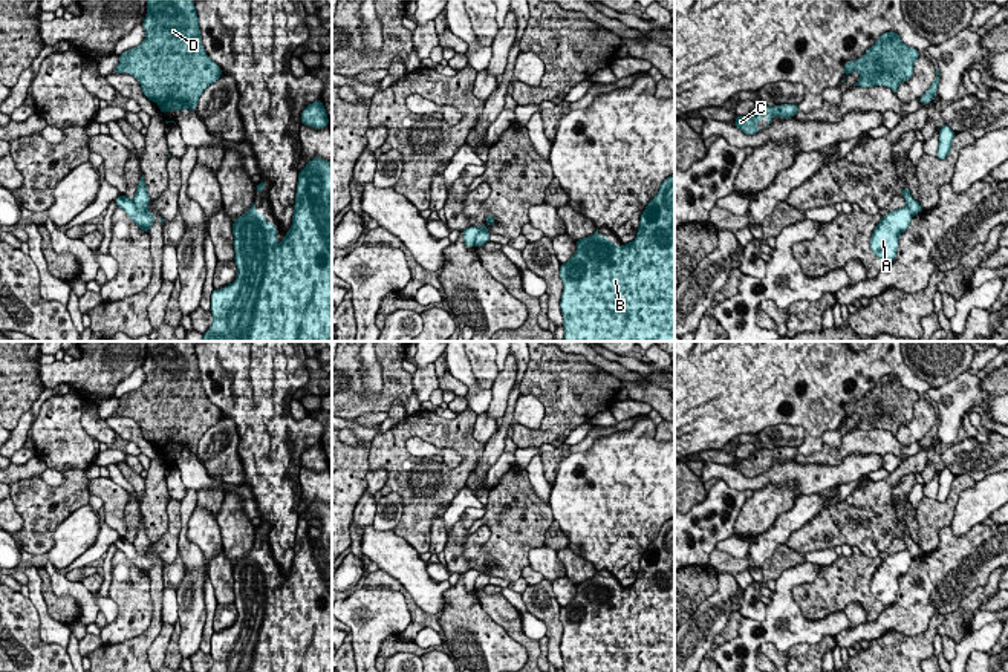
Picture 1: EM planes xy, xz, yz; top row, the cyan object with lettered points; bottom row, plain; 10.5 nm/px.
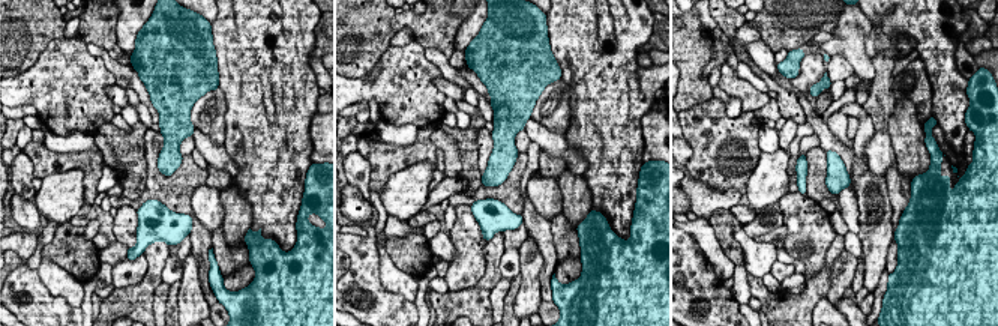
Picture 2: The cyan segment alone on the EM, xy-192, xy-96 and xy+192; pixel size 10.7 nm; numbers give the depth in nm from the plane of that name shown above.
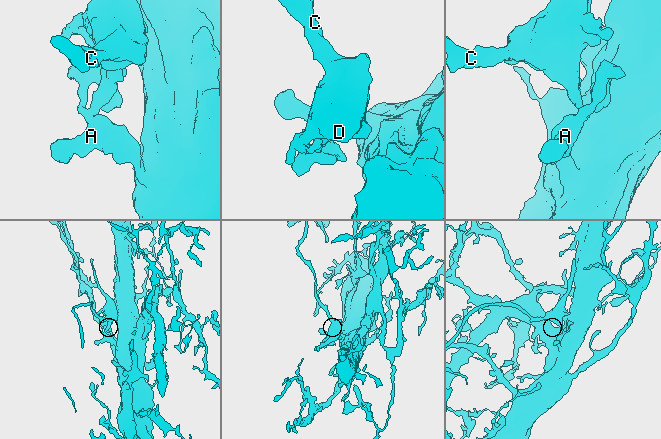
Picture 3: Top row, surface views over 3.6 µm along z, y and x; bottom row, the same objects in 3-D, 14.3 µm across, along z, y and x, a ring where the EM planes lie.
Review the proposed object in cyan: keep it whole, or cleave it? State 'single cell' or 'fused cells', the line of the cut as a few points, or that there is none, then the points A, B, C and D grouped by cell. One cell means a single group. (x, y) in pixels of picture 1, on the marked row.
fused cells; cut xz (485, 230), (476, 236), (473, 244); groups A B / C D

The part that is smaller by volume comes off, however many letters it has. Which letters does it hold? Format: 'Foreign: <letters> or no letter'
Foreign: C, D

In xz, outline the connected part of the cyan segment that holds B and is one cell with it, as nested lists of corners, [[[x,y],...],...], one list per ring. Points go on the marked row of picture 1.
[[[675,175],[661,184],[658,194],[647,204],[633,242],[618,246],[606,234],[600,237],[597,228],[592,236],[580,239],[575,243],[575,254],[560,266],[560,279],[563,282],[560,302],[564,329],[563,341],[675,341]]]

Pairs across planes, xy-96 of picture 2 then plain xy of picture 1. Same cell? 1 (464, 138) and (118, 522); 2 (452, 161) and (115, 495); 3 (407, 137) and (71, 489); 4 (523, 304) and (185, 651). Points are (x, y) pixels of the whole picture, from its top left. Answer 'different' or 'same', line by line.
1: different
2: same
3: different
4: same

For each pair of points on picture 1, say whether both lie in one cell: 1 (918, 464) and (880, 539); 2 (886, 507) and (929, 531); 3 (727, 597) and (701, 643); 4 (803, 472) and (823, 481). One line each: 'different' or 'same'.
1: same
2: different
3: same
4: same

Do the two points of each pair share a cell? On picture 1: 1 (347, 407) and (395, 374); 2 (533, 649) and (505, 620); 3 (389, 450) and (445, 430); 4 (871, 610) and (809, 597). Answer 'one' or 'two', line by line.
1: one
2: one
3: one
4: one

